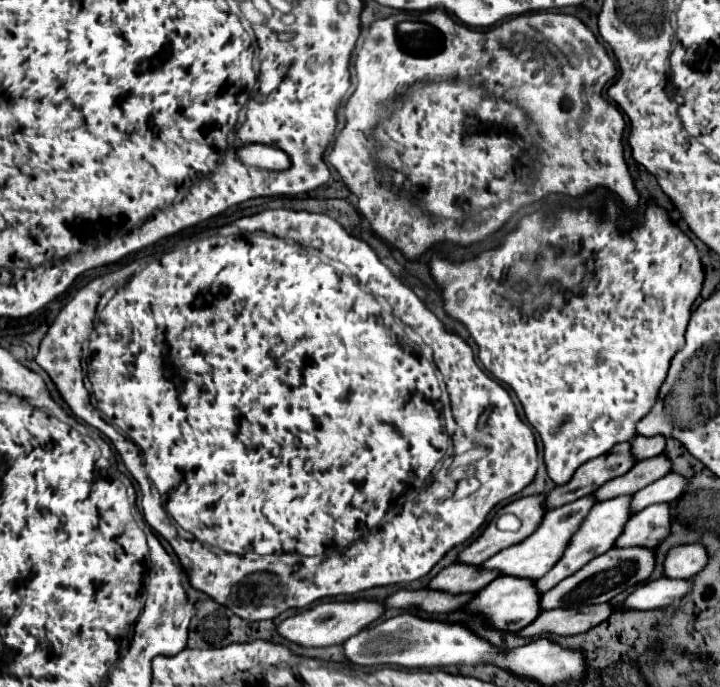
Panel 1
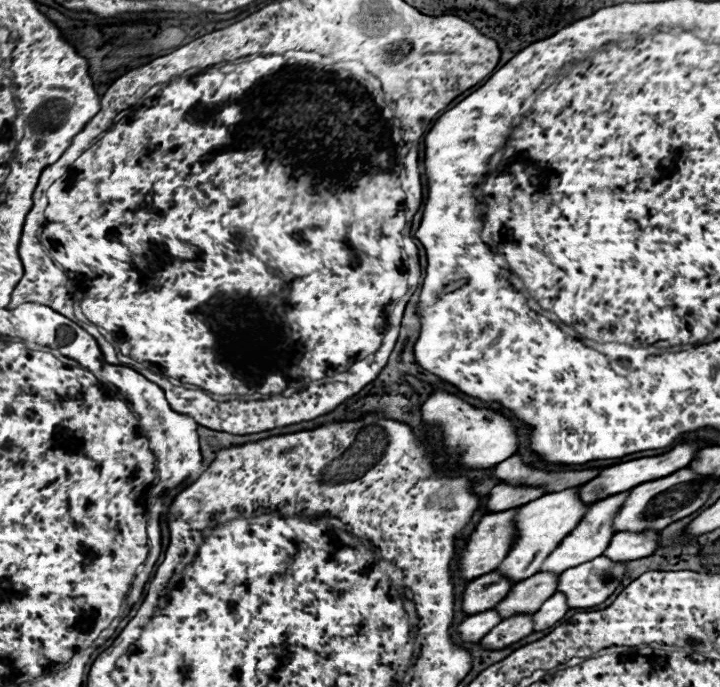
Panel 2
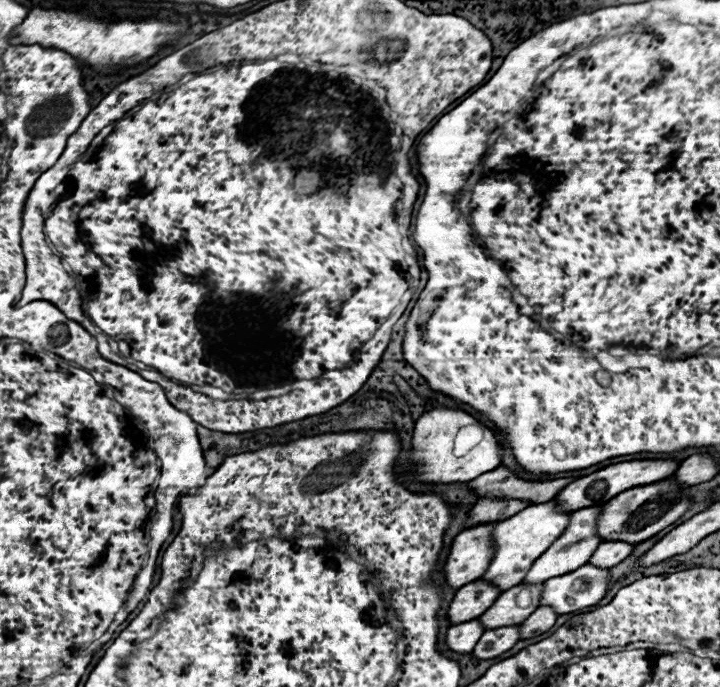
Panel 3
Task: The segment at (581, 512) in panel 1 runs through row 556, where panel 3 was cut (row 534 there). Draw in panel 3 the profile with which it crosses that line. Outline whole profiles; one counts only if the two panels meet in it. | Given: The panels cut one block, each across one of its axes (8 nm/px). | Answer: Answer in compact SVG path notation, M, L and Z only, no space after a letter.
M550 500L544 504L528 506L522 512L518 512L516 516L512 516L510 520L496 524L496 528L492 530L494 556L492 556L492 562L486 568L486 572L480 576L480 580L486 580L486 582L498 586L502 592L512 586L518 586L524 580L528 566L532 566L532 562L536 558L540 558L540 554L544 550L548 550L548 546L556 538L560 538L560 534L568 528L568 518L570 518L570 512L562 512L562 514L556 512L556 500Z

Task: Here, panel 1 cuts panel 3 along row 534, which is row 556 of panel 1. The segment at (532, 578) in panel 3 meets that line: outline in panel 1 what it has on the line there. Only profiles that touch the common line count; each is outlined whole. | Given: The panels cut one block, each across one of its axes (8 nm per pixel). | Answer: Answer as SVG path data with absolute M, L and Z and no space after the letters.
M618 496L616 500L606 500L606 502L598 502L592 506L592 510L588 512L588 516L584 518L584 522L580 524L578 532L572 536L572 540L568 542L568 548L564 550L562 558L554 564L554 568L542 576L540 580L536 580L536 590L538 592L548 592L550 588L554 588L560 580L564 580L566 576L572 576L574 572L578 572L582 566L586 566L590 560L594 560L596 556L608 552L614 546L614 540L620 536L620 530L624 530L624 524L630 518L630 508L628 508L628 496Z

